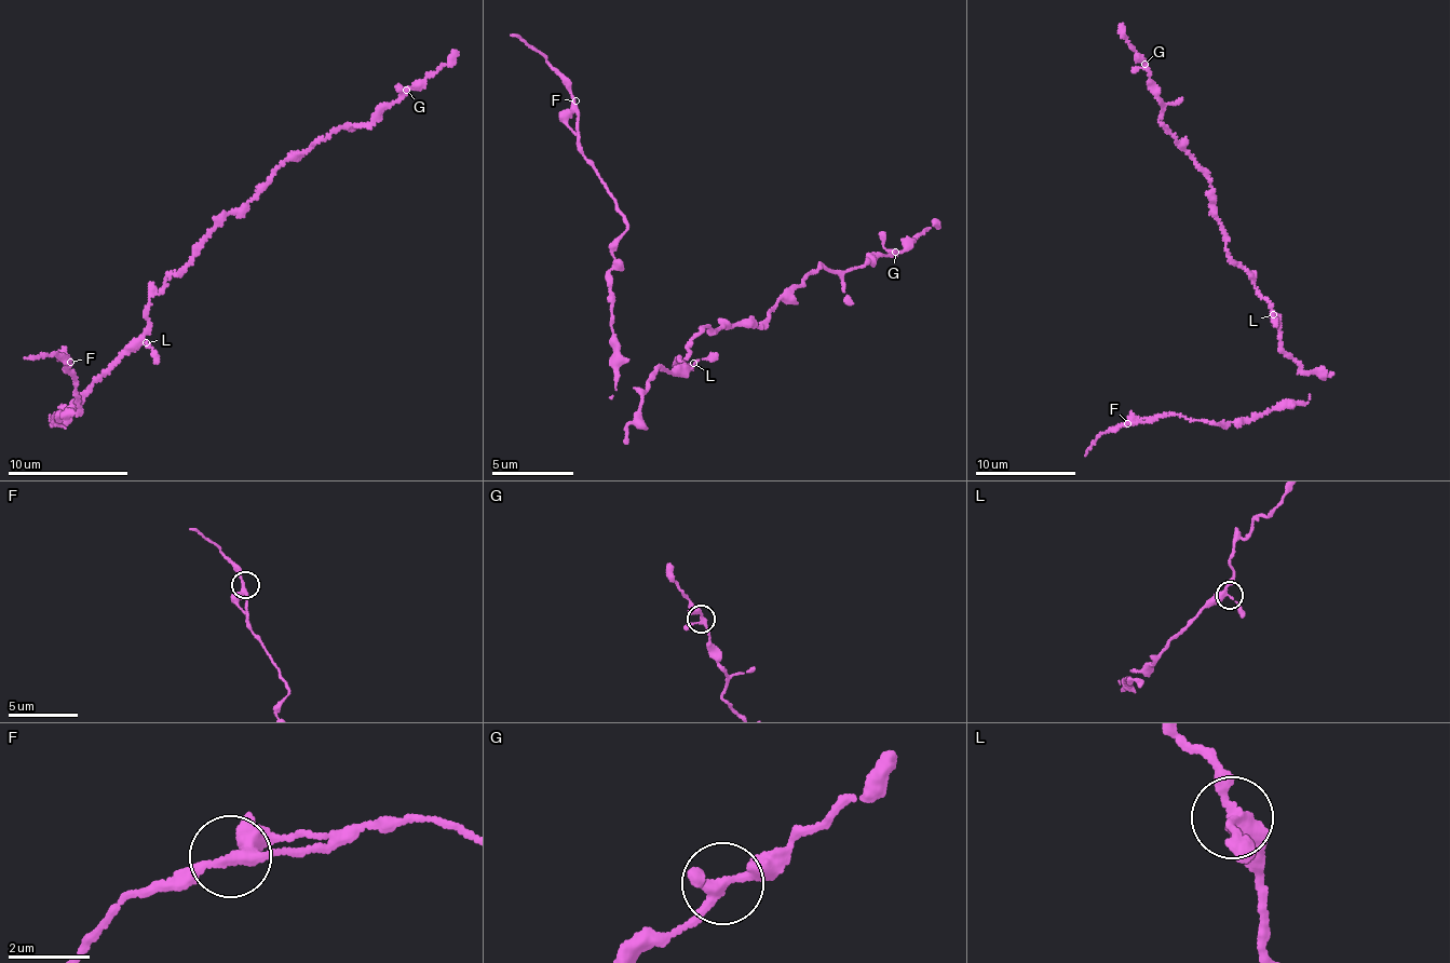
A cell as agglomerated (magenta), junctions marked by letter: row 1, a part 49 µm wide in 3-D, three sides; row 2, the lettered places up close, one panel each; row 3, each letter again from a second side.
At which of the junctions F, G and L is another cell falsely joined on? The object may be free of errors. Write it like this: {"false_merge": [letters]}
{"false_merge": []}

